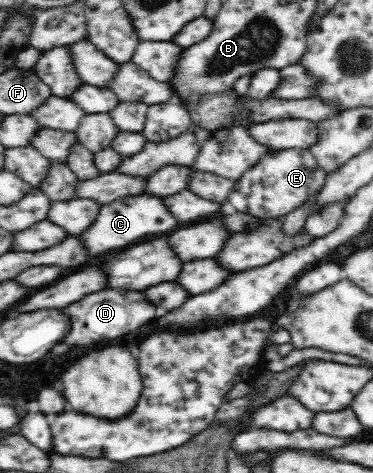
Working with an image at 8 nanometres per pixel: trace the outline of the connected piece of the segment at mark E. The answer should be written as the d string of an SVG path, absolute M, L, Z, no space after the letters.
M309 149L271 150L236 181L227 199L239 212L262 219L284 217L319 192L326 176Z

